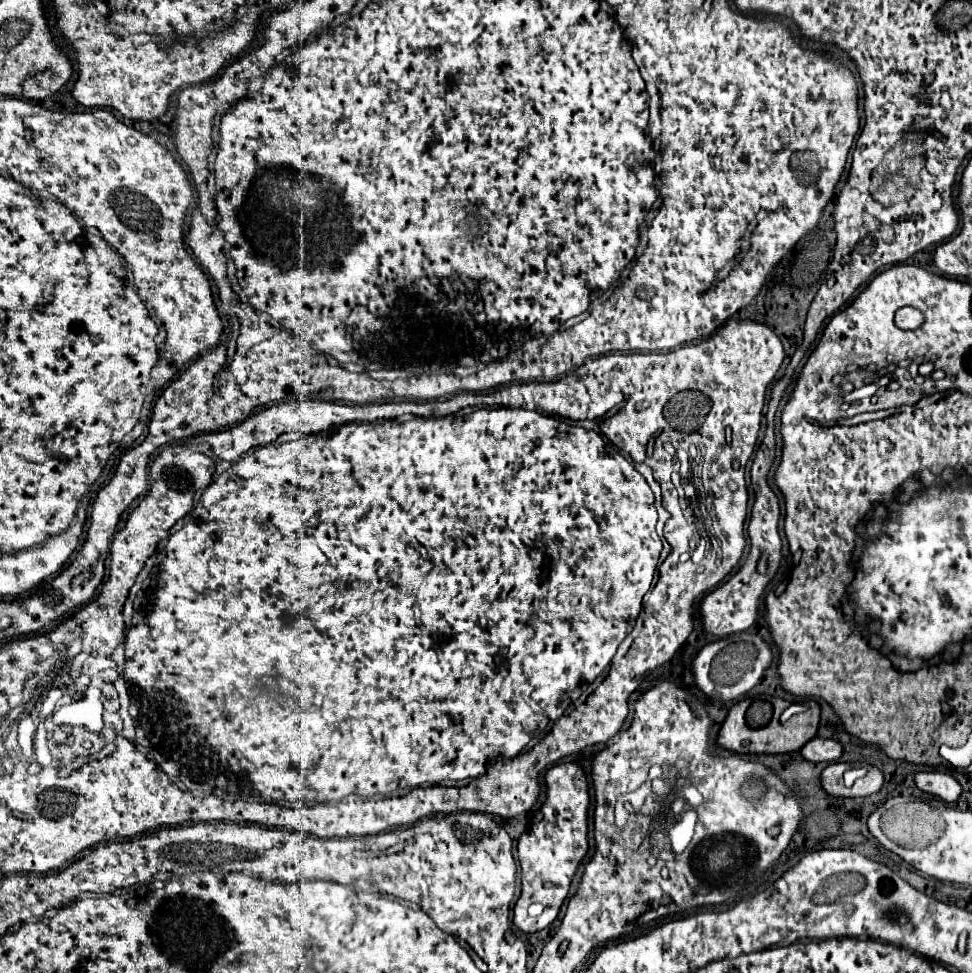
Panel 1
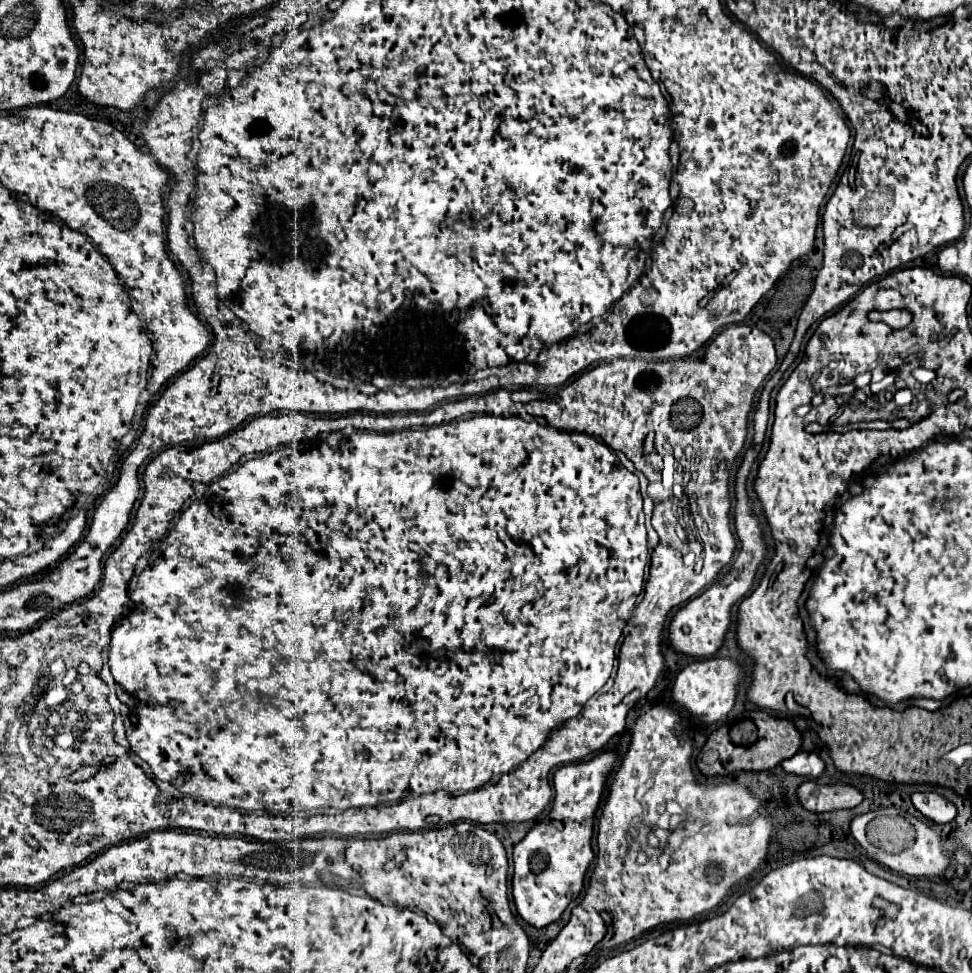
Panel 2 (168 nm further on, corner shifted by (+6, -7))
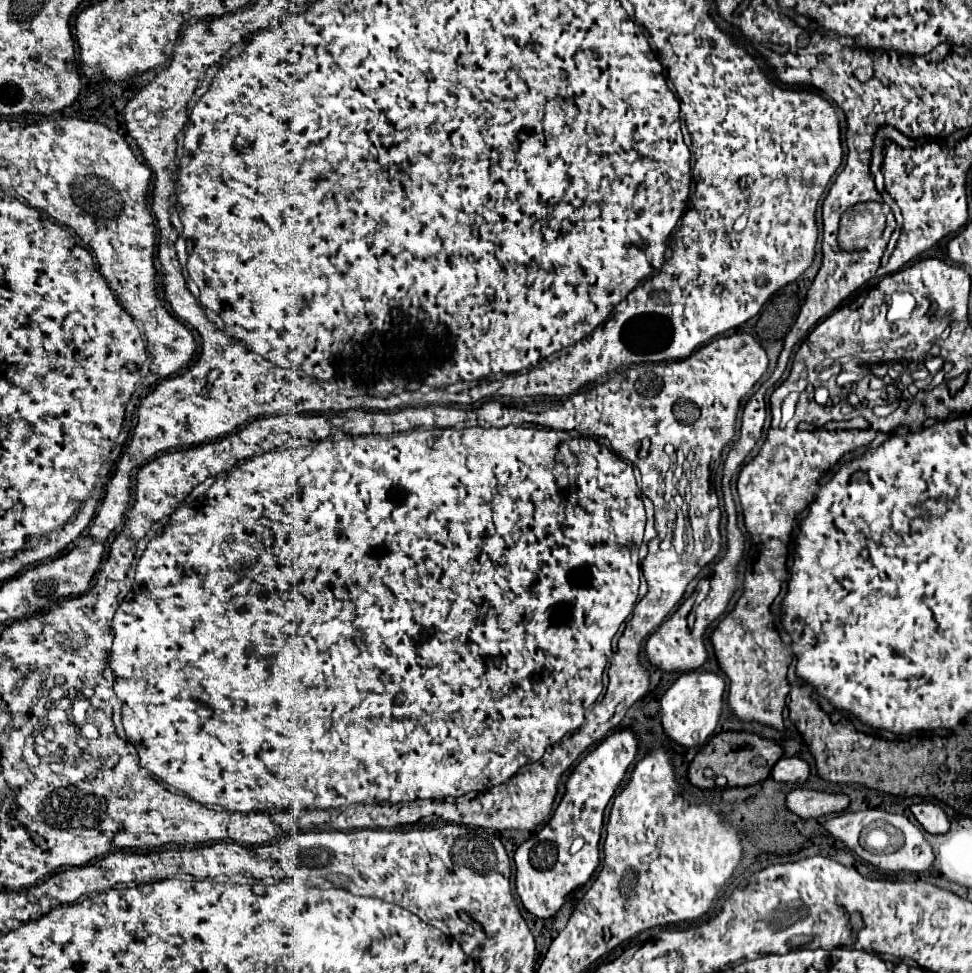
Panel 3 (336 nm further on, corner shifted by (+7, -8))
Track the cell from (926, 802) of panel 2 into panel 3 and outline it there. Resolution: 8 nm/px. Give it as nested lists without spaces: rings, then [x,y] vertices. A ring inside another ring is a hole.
[[[932,802],[912,804],[910,810],[912,810],[914,818],[922,824],[922,828],[930,834],[944,834],[950,828],[950,820],[948,820],[946,812]]]

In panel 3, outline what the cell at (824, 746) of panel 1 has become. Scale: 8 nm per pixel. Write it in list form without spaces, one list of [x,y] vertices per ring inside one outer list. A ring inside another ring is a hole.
[[[780,758],[770,774],[778,782],[800,782],[804,784],[810,776],[810,766],[802,758]]]

